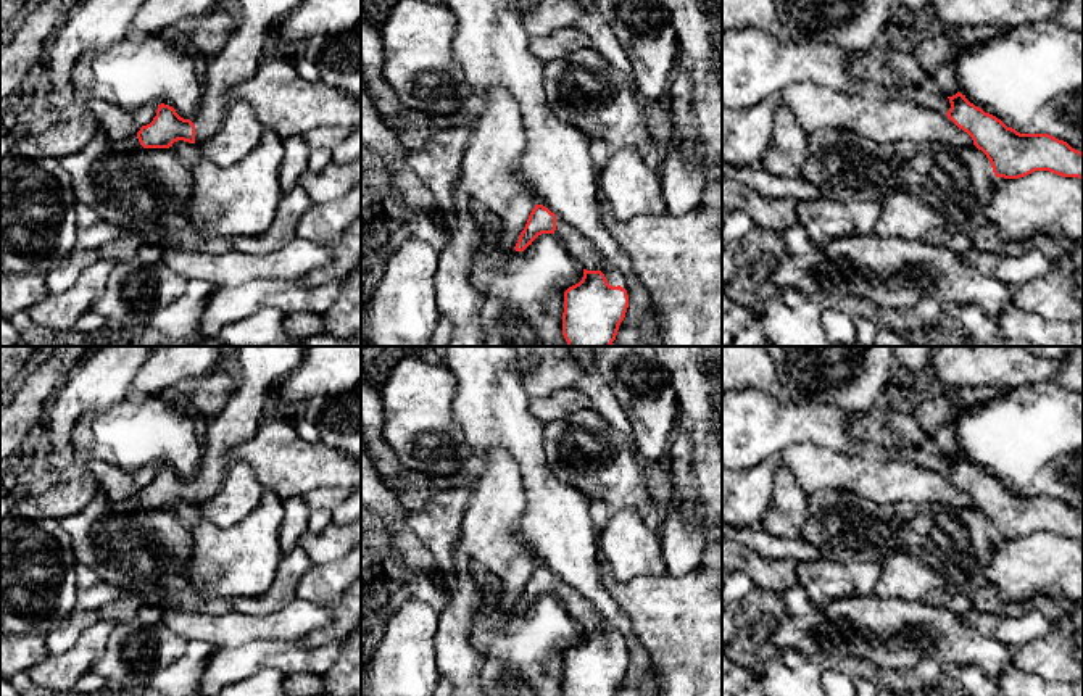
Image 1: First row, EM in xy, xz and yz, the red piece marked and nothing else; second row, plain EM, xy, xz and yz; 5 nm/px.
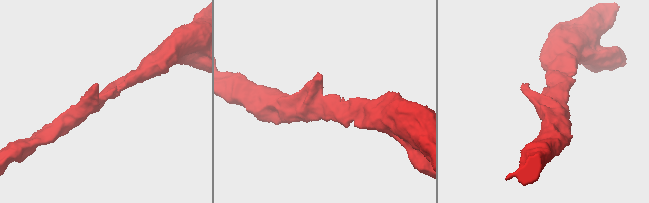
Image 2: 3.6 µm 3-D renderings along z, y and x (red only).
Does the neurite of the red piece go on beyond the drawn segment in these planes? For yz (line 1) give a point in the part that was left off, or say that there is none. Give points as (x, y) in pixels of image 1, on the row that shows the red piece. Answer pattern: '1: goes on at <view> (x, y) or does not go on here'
1: does not go on here

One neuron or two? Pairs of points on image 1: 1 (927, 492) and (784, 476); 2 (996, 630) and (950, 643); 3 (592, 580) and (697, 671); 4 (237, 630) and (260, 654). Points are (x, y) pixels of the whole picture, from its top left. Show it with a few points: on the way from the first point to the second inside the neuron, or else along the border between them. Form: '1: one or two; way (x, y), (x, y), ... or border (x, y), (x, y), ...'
1: two; border (774, 466), (784, 464), (806, 493)
2: two; border (959, 616), (964, 624), (1006, 643), (1012, 650)
3: two; border (600, 558), (600, 582), (627, 616), (630, 627)
4: two; border (287, 640), (248, 640), (237, 646), (216, 648)

